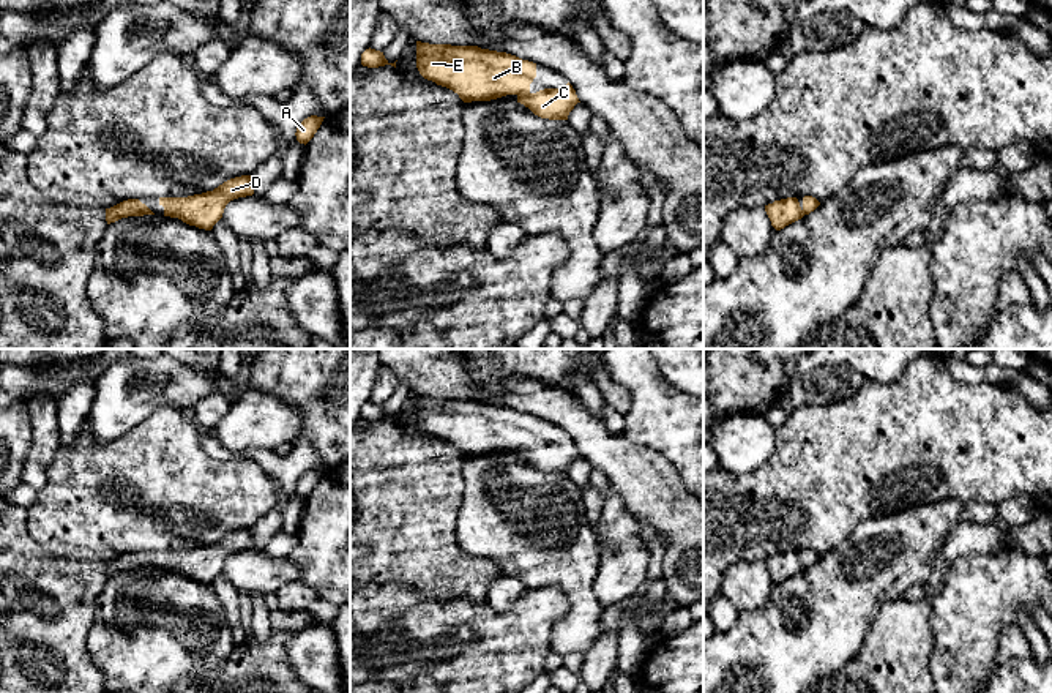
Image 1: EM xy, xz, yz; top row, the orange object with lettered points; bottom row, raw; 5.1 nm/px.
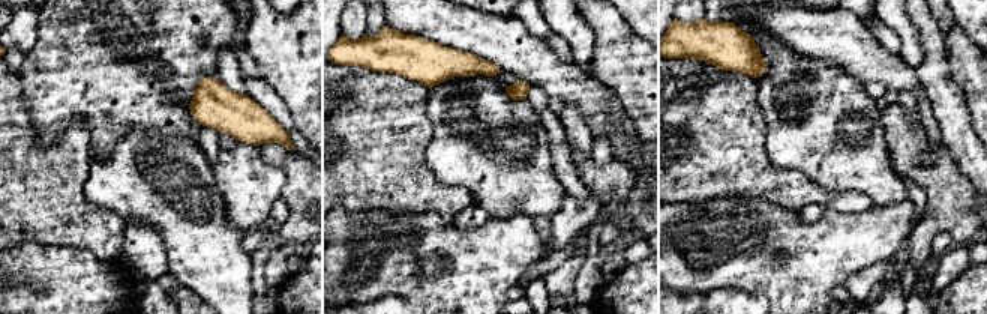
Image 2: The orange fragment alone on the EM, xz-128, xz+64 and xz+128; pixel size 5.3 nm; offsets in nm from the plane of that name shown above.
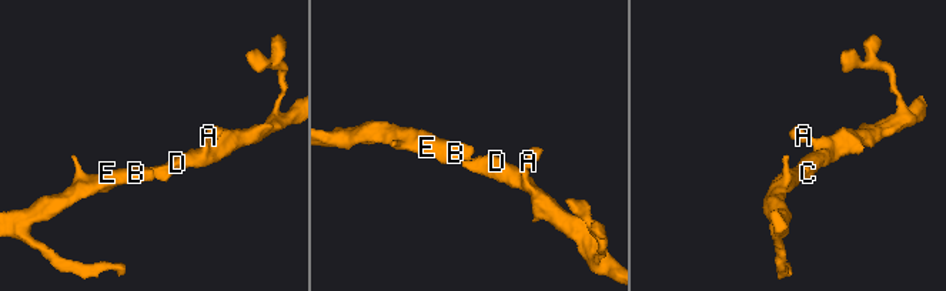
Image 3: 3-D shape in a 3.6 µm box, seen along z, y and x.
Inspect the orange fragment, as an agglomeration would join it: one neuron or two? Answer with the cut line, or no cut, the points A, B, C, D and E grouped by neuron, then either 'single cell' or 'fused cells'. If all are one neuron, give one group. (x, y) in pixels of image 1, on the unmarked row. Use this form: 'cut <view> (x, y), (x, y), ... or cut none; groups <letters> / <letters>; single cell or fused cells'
cut none; groups A B C D E; single cell

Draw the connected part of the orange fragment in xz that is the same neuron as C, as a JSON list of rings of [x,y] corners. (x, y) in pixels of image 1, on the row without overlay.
[[[416,395],[416,421],[424,433],[453,444],[464,456],[516,448],[517,456],[549,474],[568,474],[580,456],[569,436],[563,442],[532,447],[536,417],[478,399]]]

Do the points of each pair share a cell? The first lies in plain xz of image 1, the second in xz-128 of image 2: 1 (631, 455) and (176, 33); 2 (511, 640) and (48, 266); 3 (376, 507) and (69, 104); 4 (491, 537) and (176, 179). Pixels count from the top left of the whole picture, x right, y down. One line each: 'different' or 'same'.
1: different
2: same
3: different
4: same

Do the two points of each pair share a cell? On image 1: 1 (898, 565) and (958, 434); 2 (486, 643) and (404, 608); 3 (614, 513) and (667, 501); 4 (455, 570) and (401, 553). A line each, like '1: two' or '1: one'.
1: two
2: one
3: two
4: one

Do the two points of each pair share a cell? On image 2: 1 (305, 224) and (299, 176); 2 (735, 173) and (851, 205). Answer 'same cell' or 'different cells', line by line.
1: same cell
2: same cell

